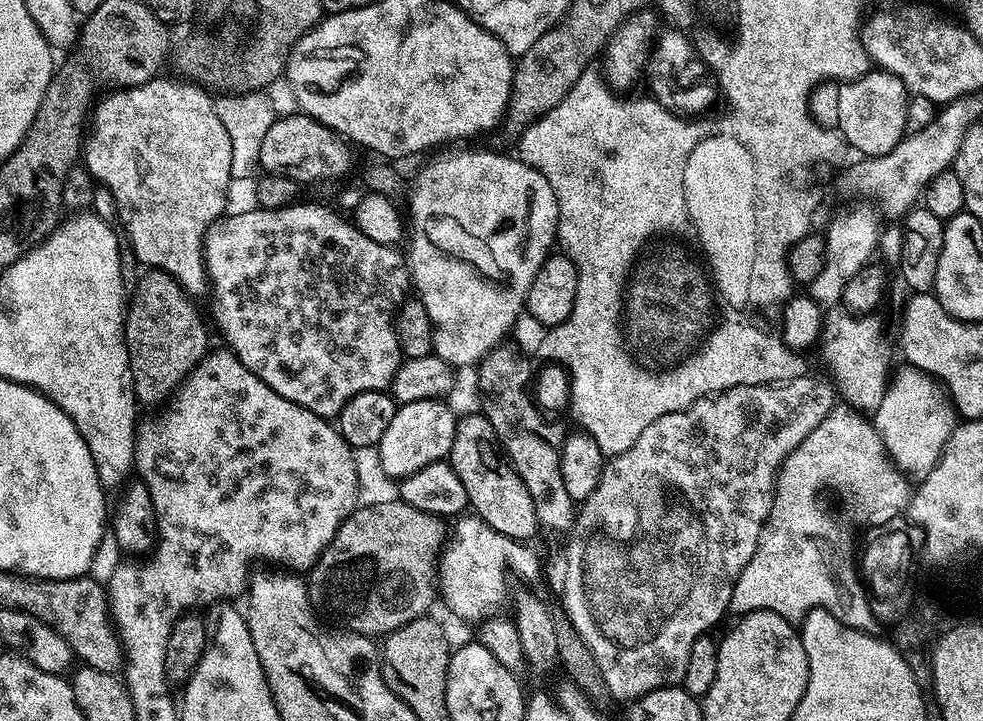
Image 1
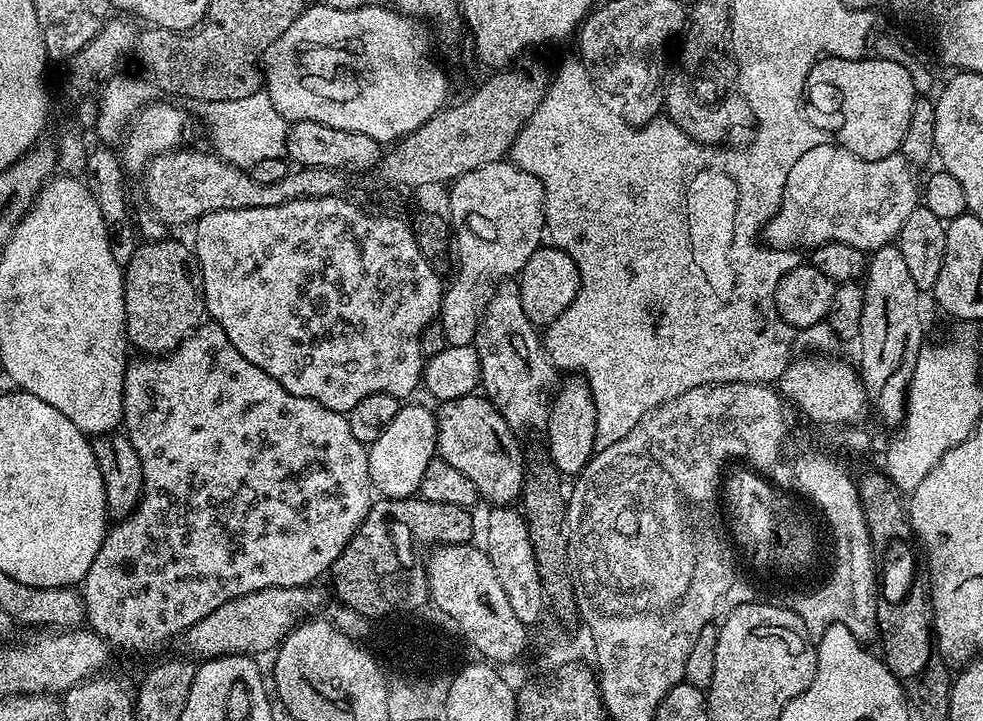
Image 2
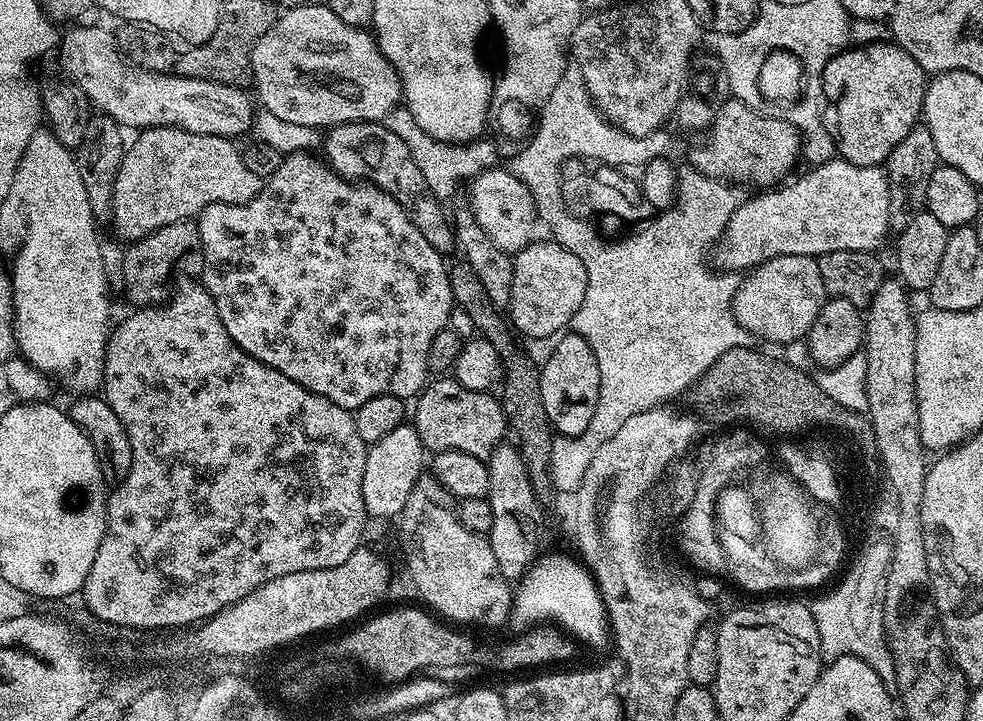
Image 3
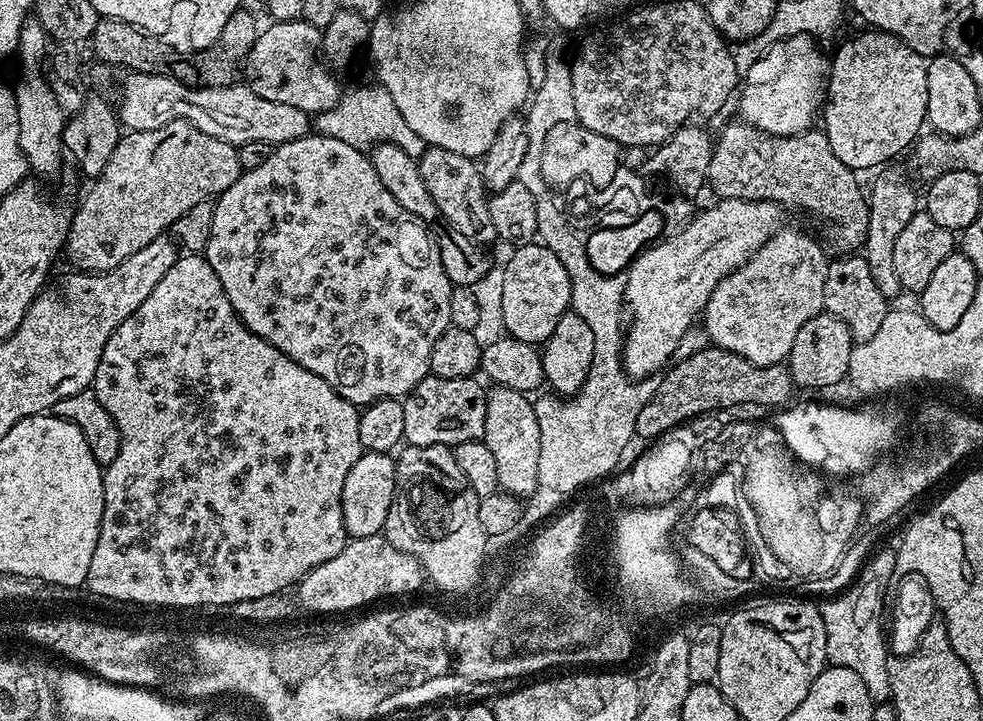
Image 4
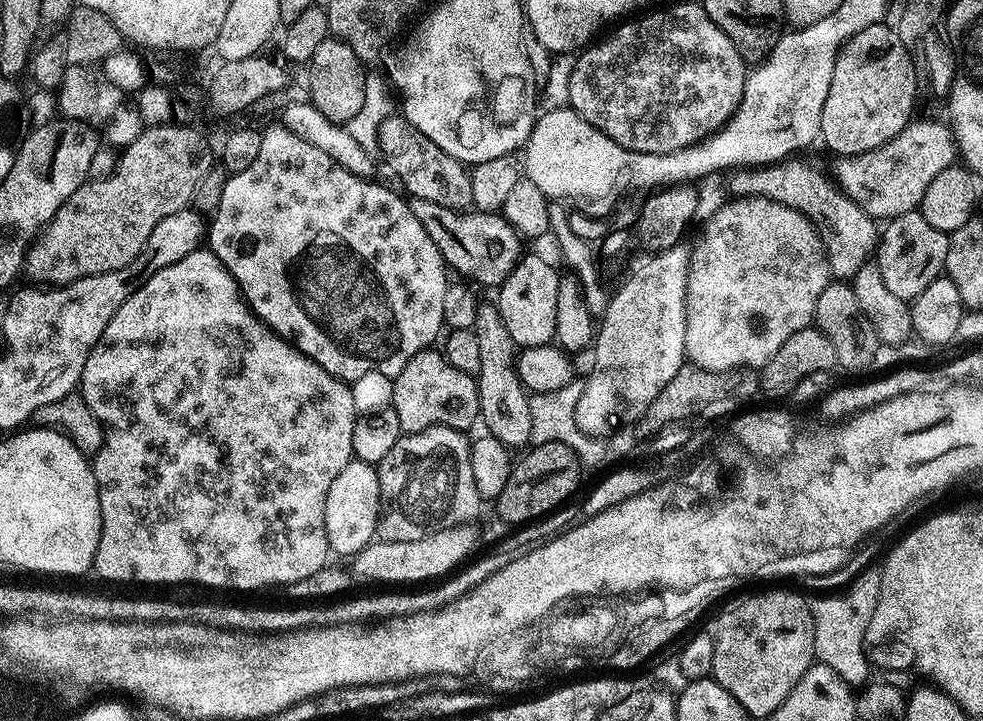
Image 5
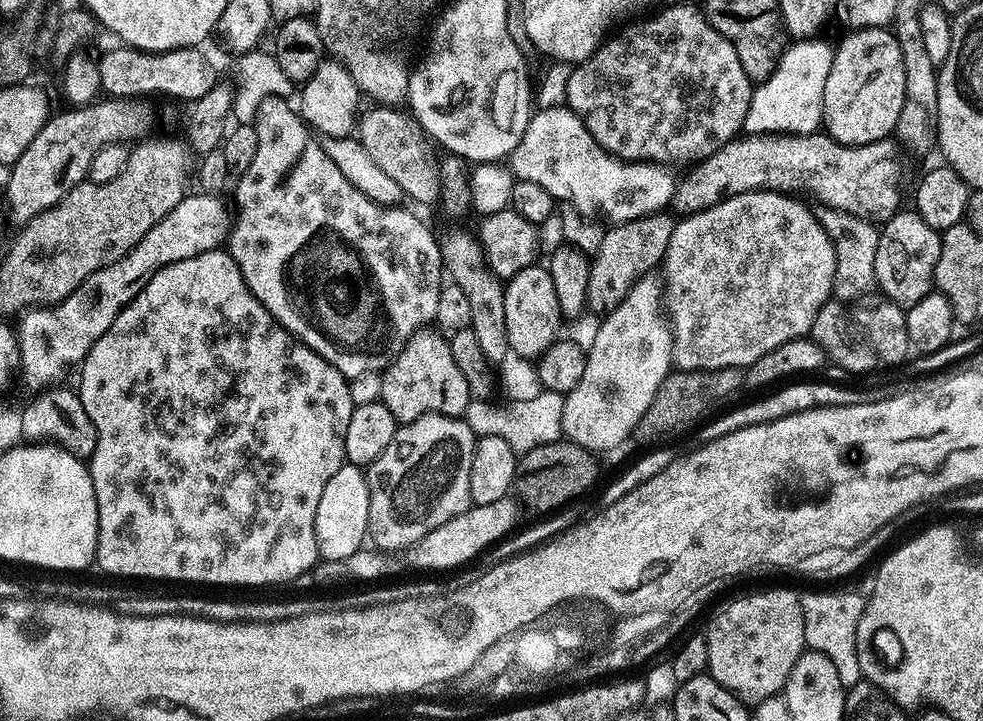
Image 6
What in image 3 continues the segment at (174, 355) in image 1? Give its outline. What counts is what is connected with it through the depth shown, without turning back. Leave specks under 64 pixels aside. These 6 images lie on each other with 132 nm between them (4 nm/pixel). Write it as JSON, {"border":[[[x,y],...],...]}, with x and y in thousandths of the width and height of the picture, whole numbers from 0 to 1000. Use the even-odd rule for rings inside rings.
{"border":[[[198,304],[173,308],[173,313],[165,313],[142,333],[135,333],[127,344],[130,345],[122,366],[122,383],[126,387],[126,411],[135,429],[168,420],[173,411],[171,393],[179,376],[203,380],[208,374],[203,312]]]}

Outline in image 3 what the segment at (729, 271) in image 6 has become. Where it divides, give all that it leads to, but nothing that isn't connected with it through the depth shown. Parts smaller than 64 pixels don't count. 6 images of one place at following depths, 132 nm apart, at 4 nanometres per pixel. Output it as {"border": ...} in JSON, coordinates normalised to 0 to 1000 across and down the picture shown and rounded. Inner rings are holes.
{"border":[[[792,355],[777,362],[762,383],[765,384],[754,393],[745,420],[745,434],[752,449],[766,467],[786,472],[792,480],[818,472],[840,415],[831,356]]]}

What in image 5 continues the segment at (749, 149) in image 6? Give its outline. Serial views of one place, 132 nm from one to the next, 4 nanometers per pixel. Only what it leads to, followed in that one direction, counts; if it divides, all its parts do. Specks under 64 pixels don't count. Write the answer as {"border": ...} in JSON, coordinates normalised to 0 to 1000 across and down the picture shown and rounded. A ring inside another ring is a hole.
{"border":[[[932,164],[893,208],[851,221],[850,244],[855,259],[882,300],[892,308],[902,308],[910,300],[933,293],[942,258],[946,258],[958,236],[969,232],[974,222],[975,201],[967,176],[952,166]]]}

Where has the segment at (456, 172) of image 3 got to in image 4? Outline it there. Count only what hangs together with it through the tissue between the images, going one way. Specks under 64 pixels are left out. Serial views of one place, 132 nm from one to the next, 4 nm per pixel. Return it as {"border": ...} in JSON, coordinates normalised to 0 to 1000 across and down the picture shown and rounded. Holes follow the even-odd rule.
{"border":[[[386,117],[370,119],[356,129],[354,126],[340,148],[322,157],[317,166],[318,176],[325,187],[334,189],[352,197],[361,205],[372,208],[385,200],[398,198],[425,216],[433,204],[428,189],[423,186],[405,154],[405,147],[398,136],[397,128]]]}

